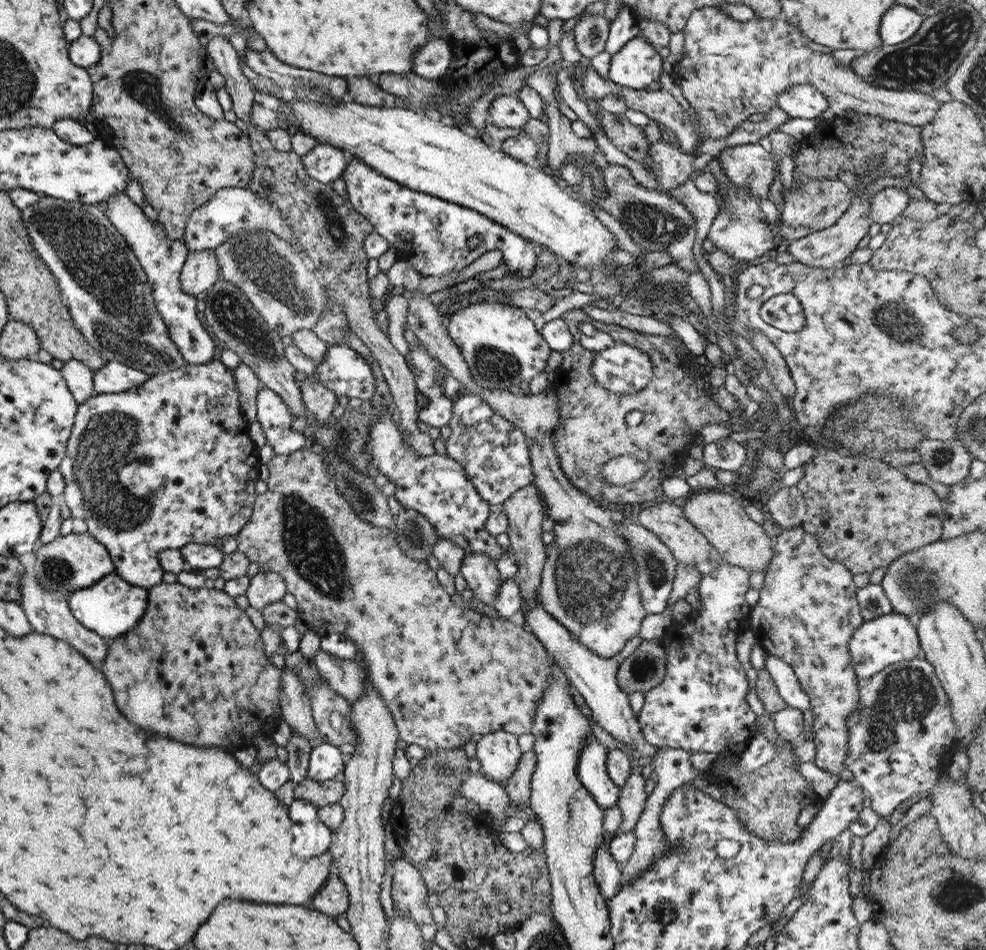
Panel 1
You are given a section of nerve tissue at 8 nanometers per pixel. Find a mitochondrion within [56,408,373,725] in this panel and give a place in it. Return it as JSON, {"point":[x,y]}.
{"point":[109,442]}

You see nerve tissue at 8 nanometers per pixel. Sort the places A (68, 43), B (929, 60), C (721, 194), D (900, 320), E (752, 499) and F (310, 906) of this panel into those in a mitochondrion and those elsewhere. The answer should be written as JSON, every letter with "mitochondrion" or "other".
{"A":"other","B":"mitochondrion","C":"other","D":"mitochondrion","E":"other","F":"other"}

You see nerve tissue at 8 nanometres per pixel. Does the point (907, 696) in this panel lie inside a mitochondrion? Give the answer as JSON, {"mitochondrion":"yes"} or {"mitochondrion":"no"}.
{"mitochondrion":"yes"}

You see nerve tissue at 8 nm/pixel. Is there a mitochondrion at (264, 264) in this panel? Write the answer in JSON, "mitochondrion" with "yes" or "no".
{"mitochondrion":"yes"}

